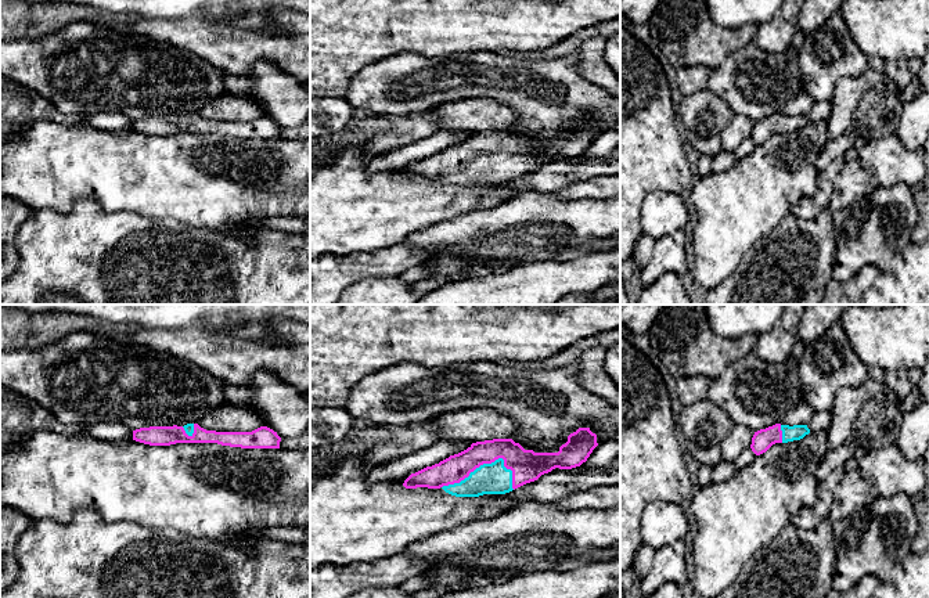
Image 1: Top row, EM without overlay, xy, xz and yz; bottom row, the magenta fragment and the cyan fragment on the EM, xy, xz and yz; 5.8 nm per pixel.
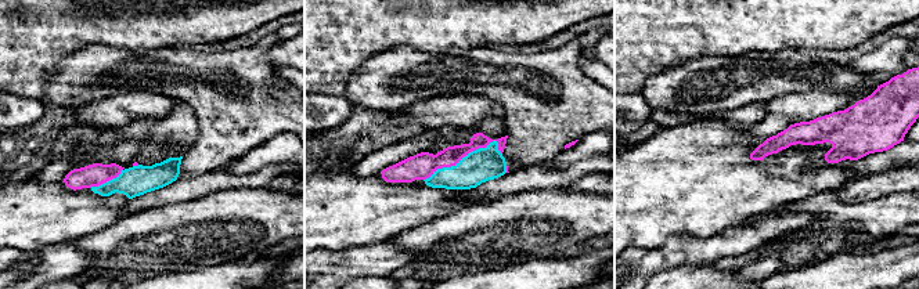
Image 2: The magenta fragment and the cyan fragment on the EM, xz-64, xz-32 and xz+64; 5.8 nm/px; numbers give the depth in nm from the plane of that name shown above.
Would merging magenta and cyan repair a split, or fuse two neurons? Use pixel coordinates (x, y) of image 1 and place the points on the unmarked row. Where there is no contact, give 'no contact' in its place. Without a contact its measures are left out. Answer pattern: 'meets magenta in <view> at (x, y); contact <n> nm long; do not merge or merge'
meets magenta in xz at (479, 155); contact 420 nm long; merge

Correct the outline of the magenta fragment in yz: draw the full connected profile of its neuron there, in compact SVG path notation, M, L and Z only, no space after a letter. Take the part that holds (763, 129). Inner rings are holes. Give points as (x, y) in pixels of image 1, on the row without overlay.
M775 114L755 122L750 138L756 145L766 143L775 133L800 130L810 123L807 115L781 115Z

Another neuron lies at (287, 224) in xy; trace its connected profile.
M310 216L303 217L271 217L262 221L264 227L288 233L310 235Z

